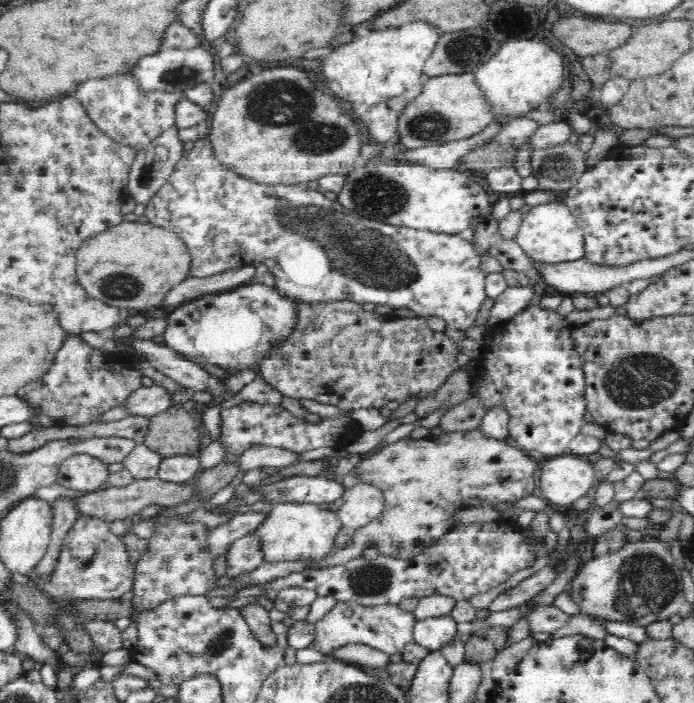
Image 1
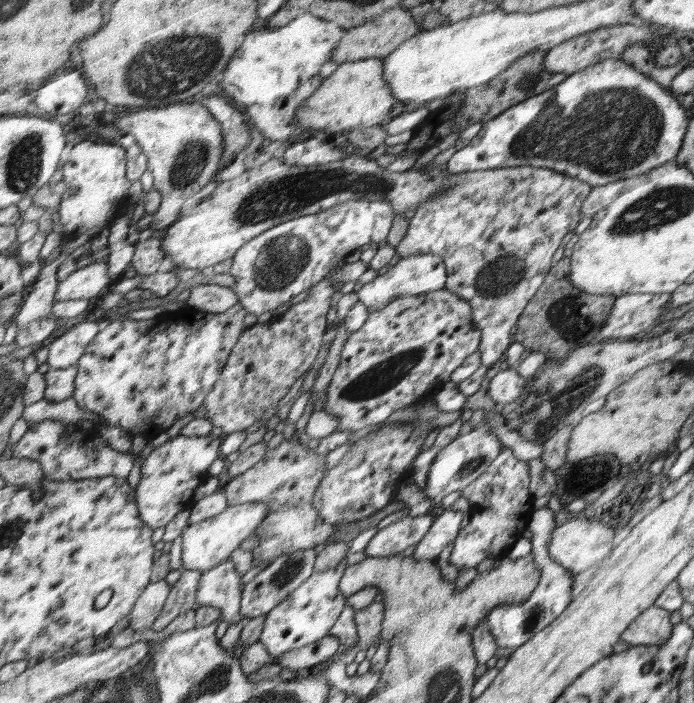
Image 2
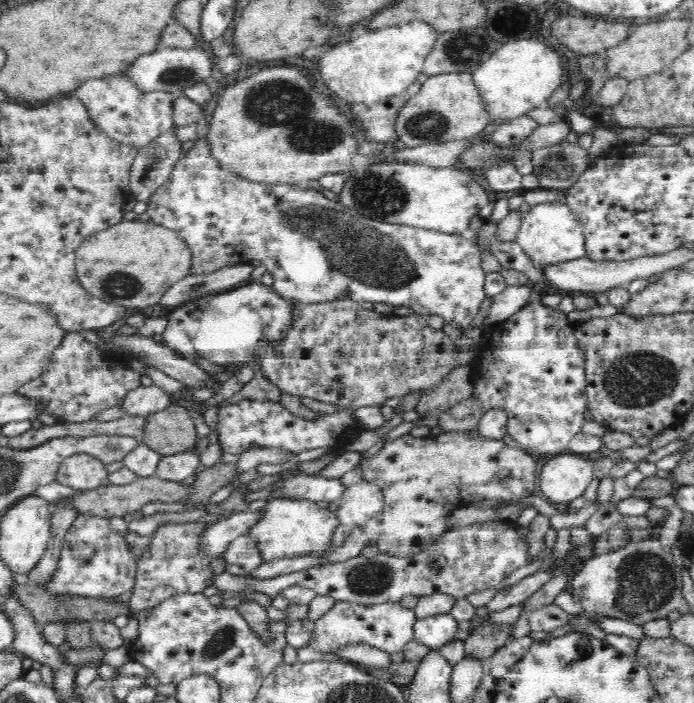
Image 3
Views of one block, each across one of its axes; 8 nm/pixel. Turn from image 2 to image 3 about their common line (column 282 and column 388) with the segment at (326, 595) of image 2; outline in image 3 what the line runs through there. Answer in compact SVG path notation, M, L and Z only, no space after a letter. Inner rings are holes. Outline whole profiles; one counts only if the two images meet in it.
M336 601L336 604L322 618L313 622L314 634L312 640L308 642L308 647L323 654L337 652L347 645L362 643L391 655L403 652L404 646L412 642L417 620L415 610L405 608L401 602L396 602L395 605L387 603L364 606L353 602Z

